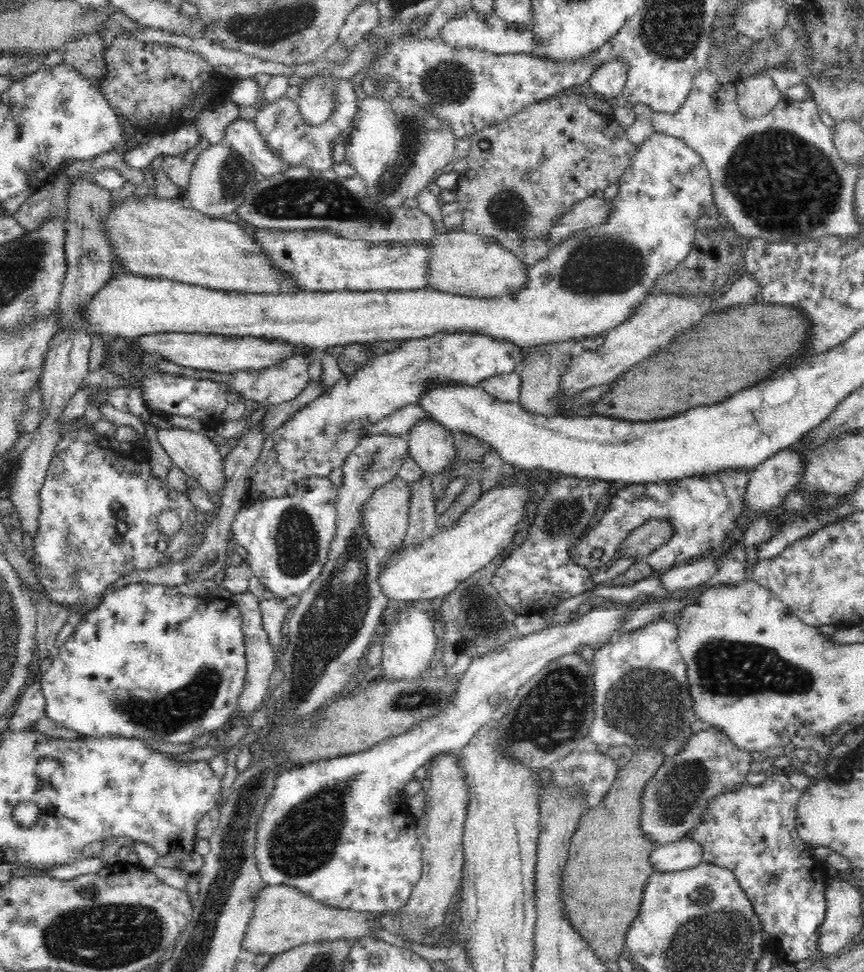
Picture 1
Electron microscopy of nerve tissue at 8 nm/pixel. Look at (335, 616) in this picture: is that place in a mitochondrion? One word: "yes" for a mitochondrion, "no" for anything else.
yes

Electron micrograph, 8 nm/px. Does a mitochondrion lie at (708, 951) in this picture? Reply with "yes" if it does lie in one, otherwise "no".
yes

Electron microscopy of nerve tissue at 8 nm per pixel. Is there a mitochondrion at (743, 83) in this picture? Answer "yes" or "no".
no

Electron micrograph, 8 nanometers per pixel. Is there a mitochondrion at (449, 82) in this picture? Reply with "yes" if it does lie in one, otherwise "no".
yes

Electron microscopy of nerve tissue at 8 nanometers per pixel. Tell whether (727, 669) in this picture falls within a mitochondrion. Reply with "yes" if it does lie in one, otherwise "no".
yes

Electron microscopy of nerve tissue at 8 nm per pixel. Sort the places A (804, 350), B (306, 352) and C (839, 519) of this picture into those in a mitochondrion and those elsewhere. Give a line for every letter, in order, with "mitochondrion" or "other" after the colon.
A: other
B: other
C: other

